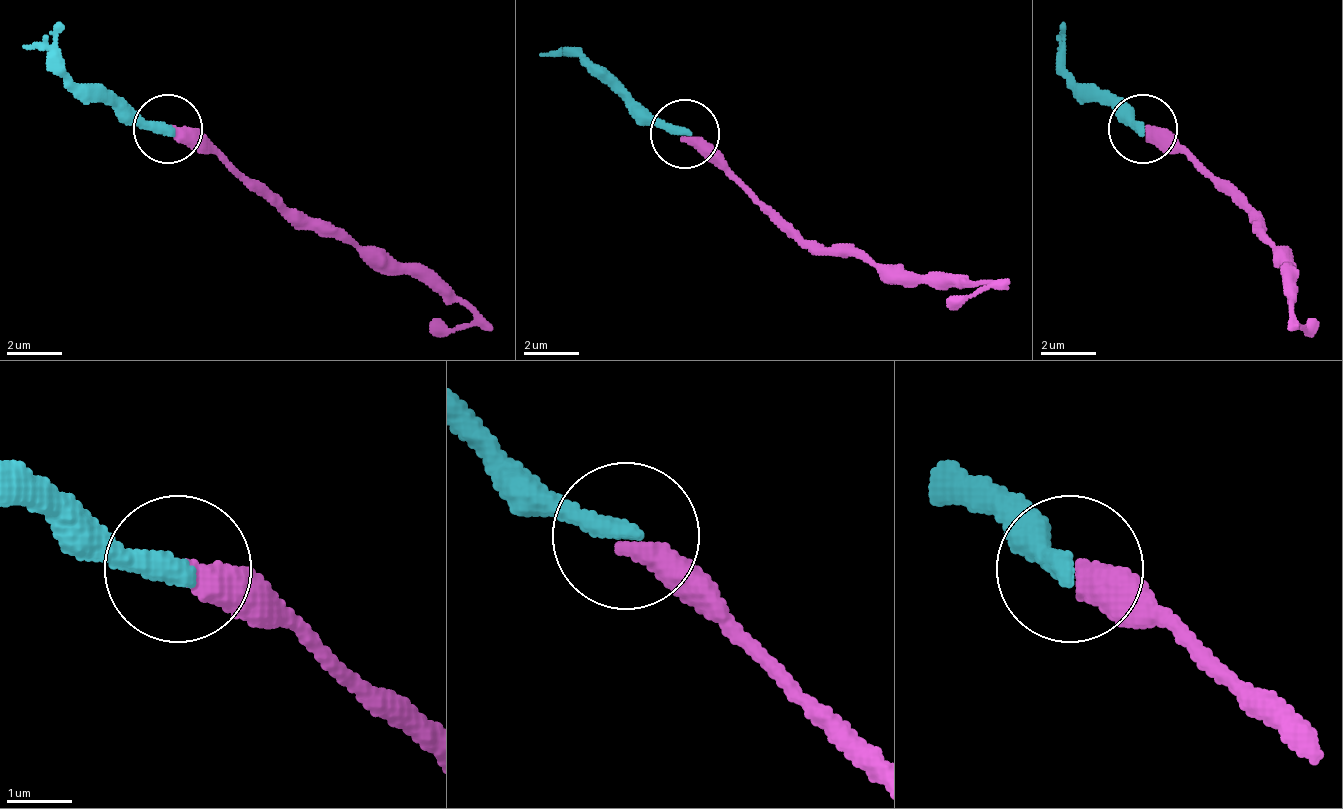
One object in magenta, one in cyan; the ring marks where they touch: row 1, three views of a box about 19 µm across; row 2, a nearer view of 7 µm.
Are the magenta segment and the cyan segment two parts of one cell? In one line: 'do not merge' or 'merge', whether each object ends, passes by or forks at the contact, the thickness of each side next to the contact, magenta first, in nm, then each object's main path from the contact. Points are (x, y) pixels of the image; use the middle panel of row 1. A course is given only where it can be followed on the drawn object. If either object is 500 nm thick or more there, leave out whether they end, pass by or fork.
merge; magenta ends there; cyan ends there; 400 nm thick on the magenta side, 360 nm on the other; magenta runs (683, 135), (710, 149), (821, 246), (848, 246), (890, 273), (938, 273), (986, 280), (979, 294), (945, 308); cyan runs (683, 135), (641, 122), (572, 53), (579, 53)

